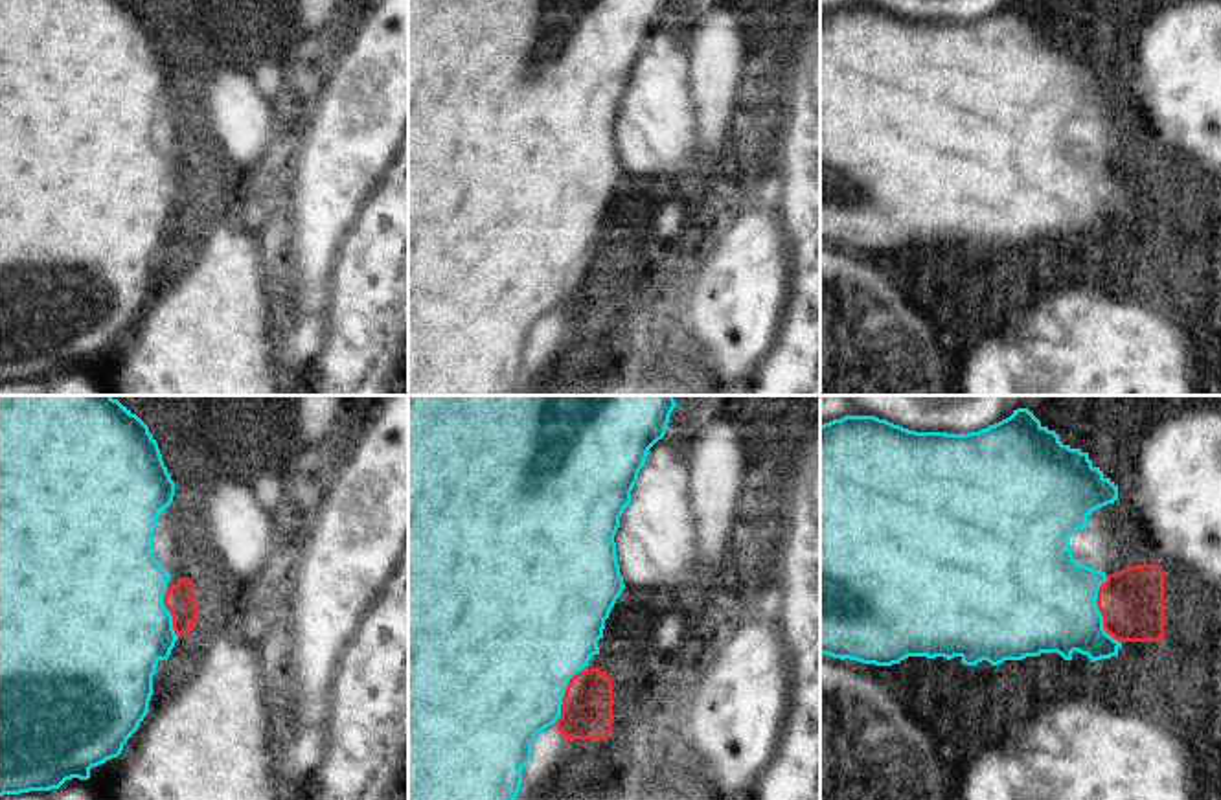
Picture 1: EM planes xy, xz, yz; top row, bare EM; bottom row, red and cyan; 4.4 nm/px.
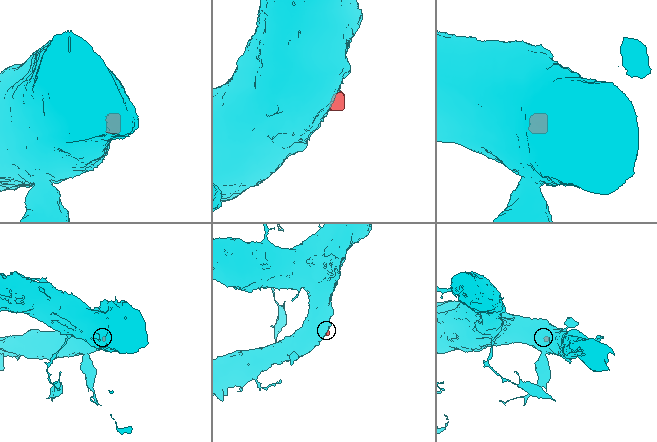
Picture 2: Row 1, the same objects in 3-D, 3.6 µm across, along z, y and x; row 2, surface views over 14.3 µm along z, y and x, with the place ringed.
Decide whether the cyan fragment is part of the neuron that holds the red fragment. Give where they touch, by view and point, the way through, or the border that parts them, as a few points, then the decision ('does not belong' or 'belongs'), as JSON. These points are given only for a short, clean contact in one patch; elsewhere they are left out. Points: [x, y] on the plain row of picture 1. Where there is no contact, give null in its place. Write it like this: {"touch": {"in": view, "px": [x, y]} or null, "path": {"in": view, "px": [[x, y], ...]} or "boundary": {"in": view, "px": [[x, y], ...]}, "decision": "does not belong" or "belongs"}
{"touch": {"in": "yz", "px": [1100, 199]}, "path": {"in": "yz", "px": [[1131, 190], [1126, 195], [1100, 199], [1045, 190]]}, "decision": "belongs"}

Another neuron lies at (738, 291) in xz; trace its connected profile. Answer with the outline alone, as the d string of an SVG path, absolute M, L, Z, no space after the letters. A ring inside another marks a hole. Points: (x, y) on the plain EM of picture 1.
M750 191L717 223L712 245L697 259L686 289L682 318L706 375L721 390L743 386L748 373L770 348L789 300L785 239L780 217L763 193Z

